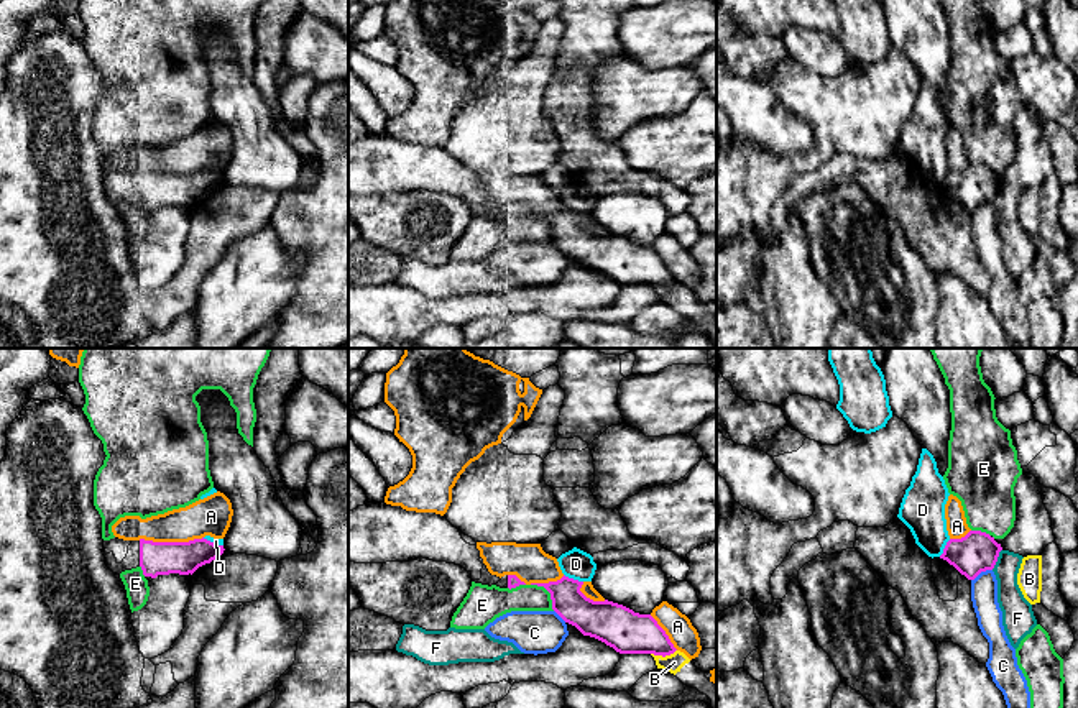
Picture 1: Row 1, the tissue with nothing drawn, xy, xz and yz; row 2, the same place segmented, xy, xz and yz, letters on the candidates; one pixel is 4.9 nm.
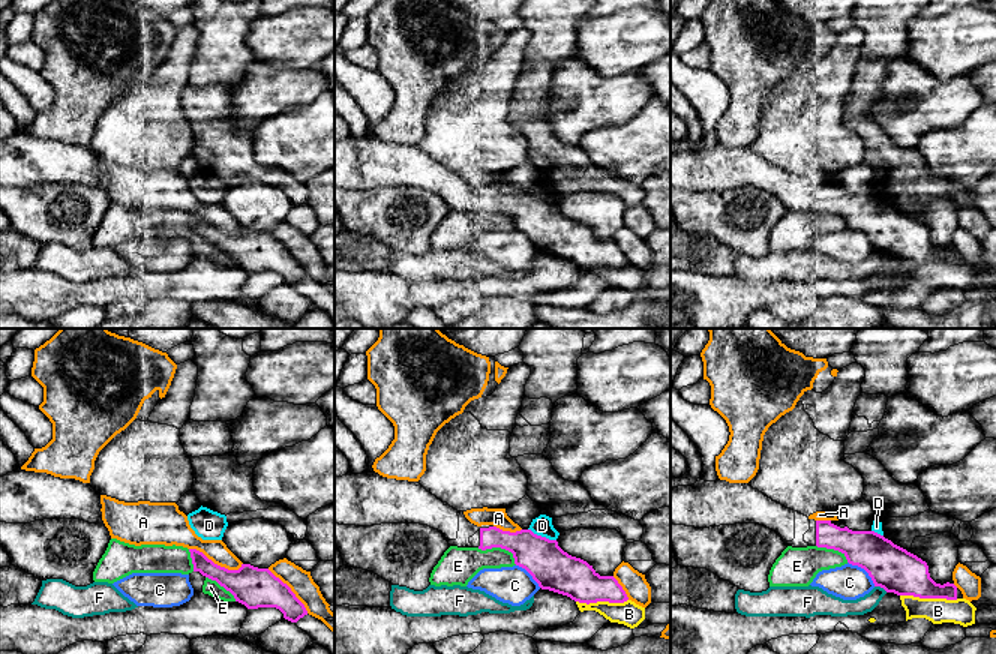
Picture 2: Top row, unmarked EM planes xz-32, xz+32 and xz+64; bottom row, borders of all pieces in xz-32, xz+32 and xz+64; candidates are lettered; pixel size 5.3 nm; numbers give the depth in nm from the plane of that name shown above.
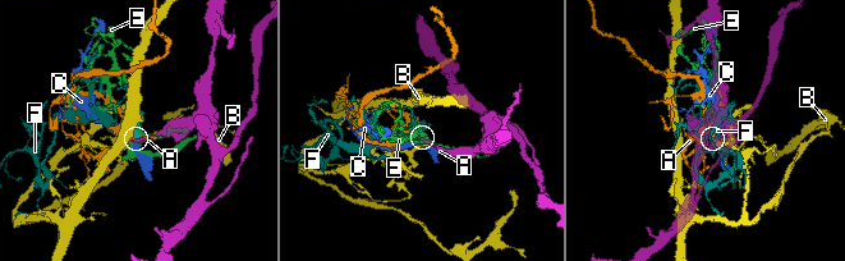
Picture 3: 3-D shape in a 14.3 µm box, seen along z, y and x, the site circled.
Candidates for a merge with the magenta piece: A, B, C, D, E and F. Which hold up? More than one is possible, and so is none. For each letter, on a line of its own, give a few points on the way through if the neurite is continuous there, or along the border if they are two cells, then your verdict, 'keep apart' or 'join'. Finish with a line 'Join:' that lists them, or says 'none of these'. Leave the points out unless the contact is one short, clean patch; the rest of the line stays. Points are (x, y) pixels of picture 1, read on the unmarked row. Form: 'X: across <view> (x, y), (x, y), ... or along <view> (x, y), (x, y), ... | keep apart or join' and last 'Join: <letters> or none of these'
A: keep apart
B: along xz (676, 281), (666, 288), (651, 286) | keep apart
C: along yz (991, 201), (981, 202), (972, 212) | keep apart
D: along xz (564, 206), (582, 214) | keep apart
E: keep apart
F: along yz (1001, 181), (991, 201) | keep apart
Join: none of these

